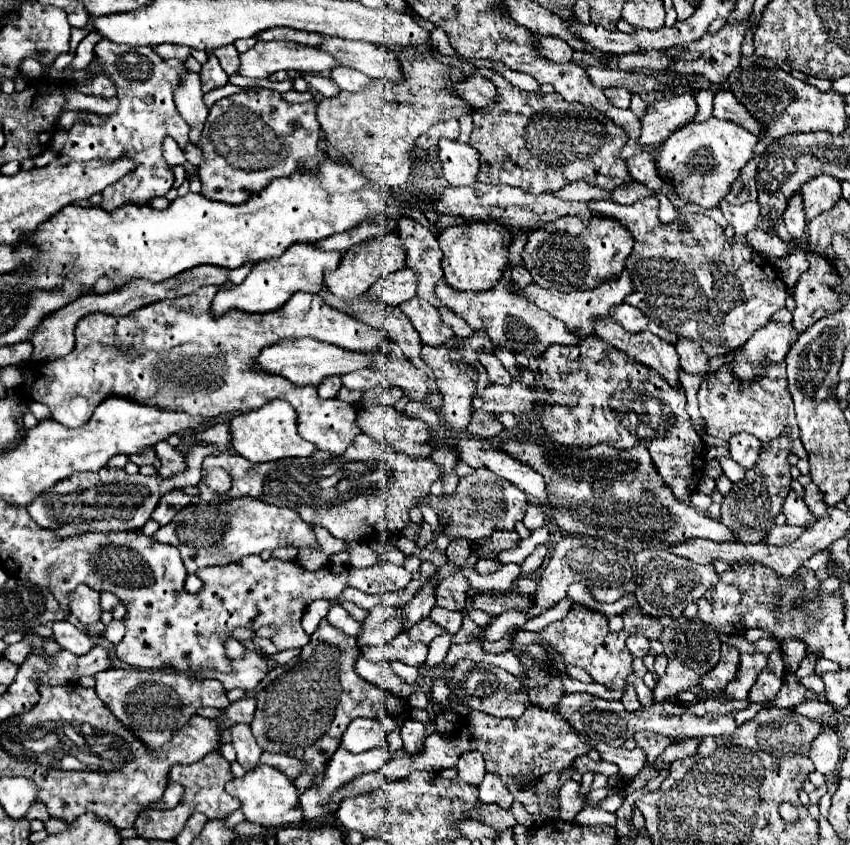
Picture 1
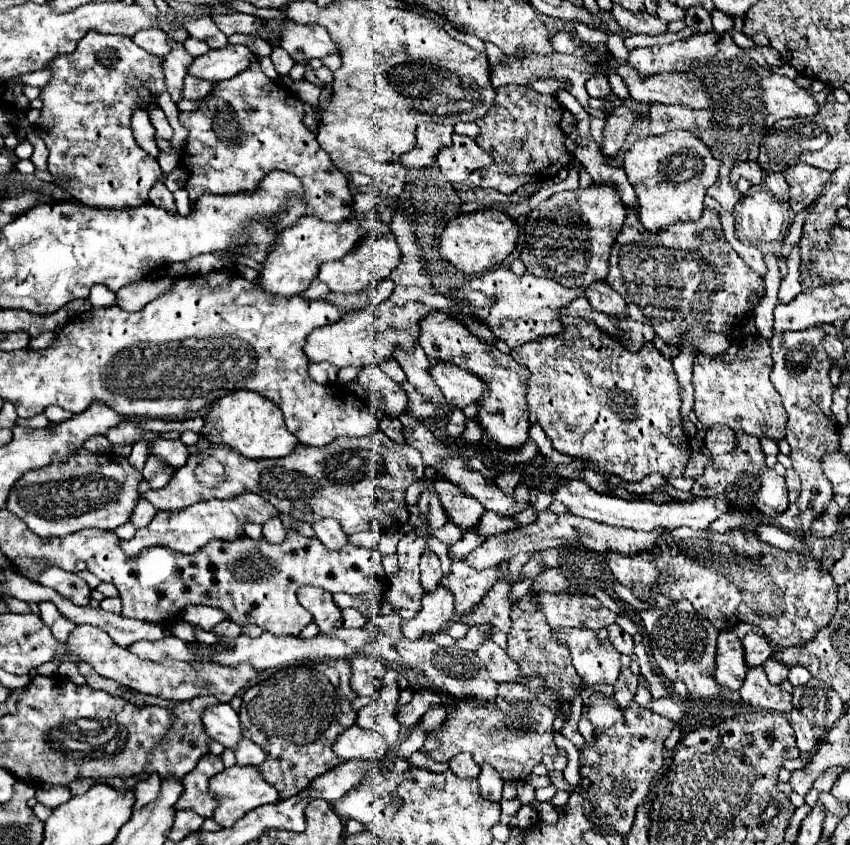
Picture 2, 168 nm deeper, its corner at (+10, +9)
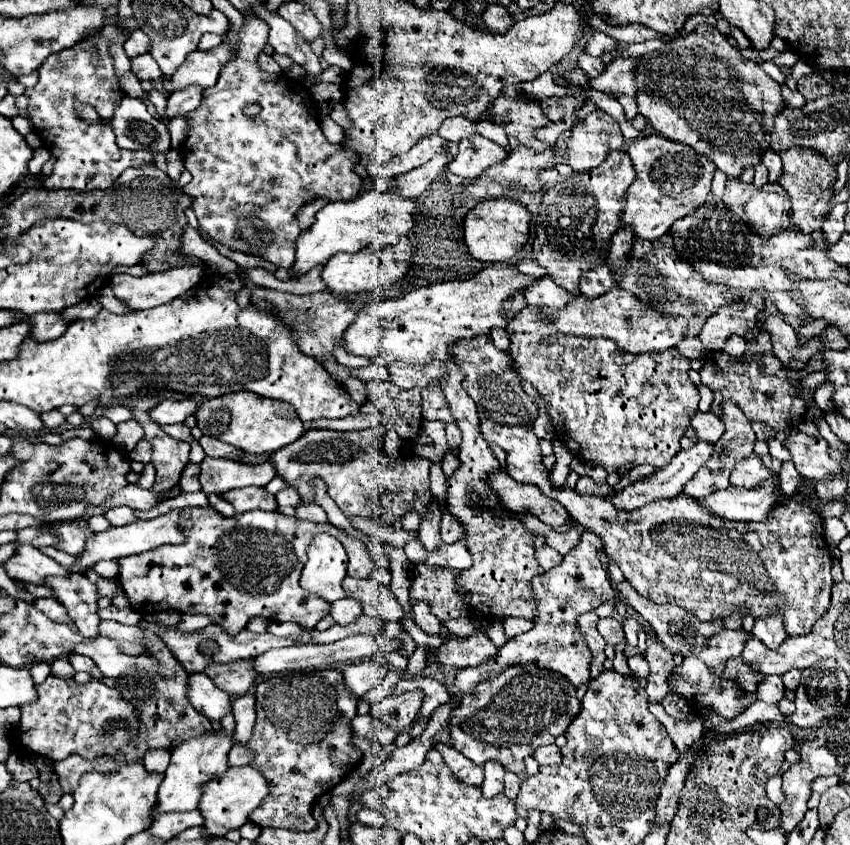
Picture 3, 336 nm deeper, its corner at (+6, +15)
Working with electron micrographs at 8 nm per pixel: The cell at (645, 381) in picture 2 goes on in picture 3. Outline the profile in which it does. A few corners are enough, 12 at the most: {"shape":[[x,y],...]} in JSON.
{"shape":[[525,307],[519,377],[575,457],[665,467],[699,403],[677,349],[565,337]]}

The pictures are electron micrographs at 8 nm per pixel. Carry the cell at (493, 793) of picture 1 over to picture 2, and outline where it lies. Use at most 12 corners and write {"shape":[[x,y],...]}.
{"shape":[[489,763],[477,781],[483,799],[501,801],[503,781]]}

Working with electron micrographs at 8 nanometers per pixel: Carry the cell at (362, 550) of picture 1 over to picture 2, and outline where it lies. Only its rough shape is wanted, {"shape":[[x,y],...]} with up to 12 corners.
{"shape":[[335,519],[313,523],[317,539],[331,551],[347,545]]}

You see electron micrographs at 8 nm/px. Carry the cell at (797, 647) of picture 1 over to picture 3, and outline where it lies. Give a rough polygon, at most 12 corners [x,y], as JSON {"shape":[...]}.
{"shape":[[765,677],[757,699],[777,705],[785,695],[781,677]]}

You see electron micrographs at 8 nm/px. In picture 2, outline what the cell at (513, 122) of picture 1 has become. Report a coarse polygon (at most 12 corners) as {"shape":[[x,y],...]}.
{"shape":[[523,85],[475,121],[493,165],[475,187],[505,195],[573,163],[577,119]]}

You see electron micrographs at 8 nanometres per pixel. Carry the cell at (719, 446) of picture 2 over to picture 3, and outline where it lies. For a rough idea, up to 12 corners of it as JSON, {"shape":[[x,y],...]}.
{"shape":[[697,411],[691,427],[709,443],[723,435],[723,421],[713,413]]}

